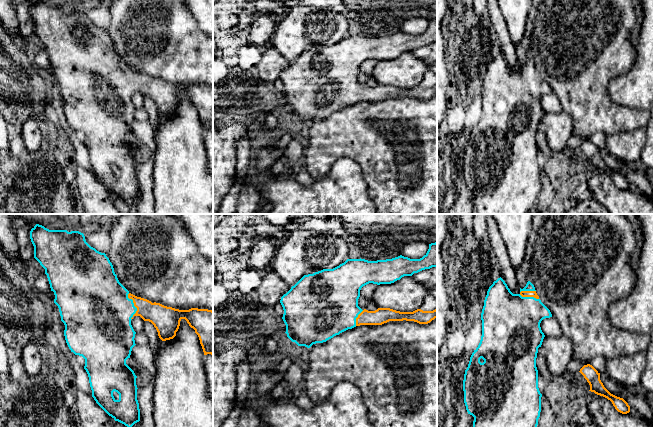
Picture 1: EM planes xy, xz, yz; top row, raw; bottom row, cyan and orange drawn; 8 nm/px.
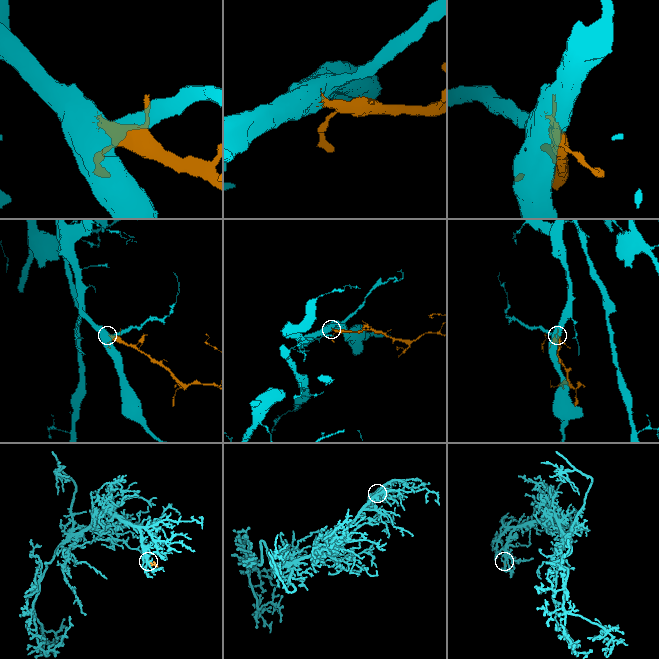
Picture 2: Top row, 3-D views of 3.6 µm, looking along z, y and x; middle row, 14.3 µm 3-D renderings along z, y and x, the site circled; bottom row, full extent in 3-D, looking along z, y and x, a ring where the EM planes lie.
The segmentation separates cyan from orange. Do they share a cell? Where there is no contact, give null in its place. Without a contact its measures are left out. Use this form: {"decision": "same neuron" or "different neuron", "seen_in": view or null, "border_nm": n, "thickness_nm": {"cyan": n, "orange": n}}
{"decision": "same neuron", "seen_in": "xy", "border_nm": 220, "thickness_nm": {"cyan": 440, "orange": 190}}

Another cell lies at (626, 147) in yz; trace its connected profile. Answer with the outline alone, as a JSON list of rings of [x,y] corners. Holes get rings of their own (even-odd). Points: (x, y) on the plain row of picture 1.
[[[640,128],[607,137],[605,148],[610,155],[620,160],[625,166],[629,166],[633,161],[640,159],[645,140],[646,130]]]

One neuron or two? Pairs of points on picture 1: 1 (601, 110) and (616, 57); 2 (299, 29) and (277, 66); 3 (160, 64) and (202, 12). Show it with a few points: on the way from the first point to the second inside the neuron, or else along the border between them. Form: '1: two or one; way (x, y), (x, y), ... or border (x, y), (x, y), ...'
1: one; way (600, 97), (600, 73), (603, 70)
2: two; border (272, 47), (291, 62)
3: two; border (189, 10), (197, 26), (202, 31)

